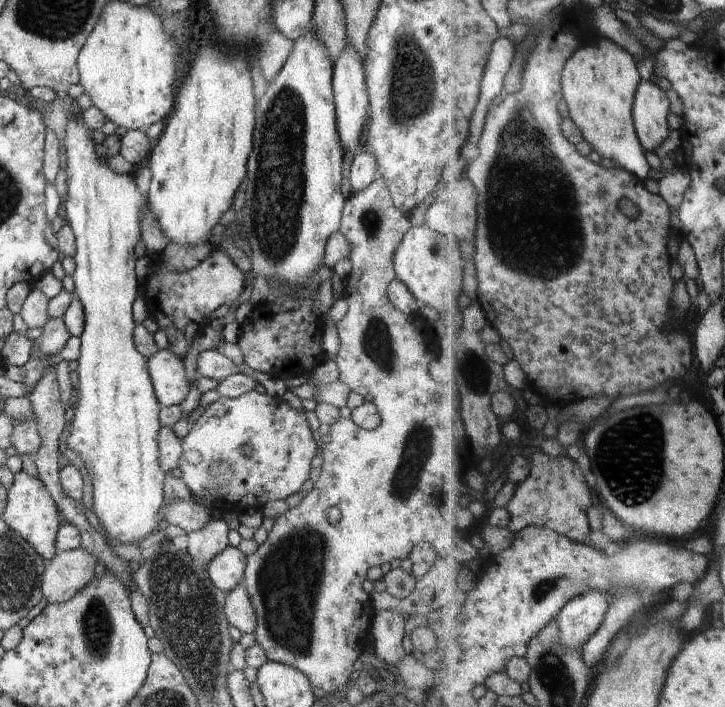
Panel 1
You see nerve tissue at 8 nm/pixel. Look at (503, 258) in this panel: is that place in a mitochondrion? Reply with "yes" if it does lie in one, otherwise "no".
yes

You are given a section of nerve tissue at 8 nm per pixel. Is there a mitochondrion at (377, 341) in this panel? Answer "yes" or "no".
yes

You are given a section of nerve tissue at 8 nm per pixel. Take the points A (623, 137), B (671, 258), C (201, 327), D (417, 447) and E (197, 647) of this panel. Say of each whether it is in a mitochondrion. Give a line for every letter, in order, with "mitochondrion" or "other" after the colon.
A: other
B: other
C: other
D: mitochondrion
E: mitochondrion

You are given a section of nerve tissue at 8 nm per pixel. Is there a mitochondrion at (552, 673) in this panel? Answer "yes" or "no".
yes

